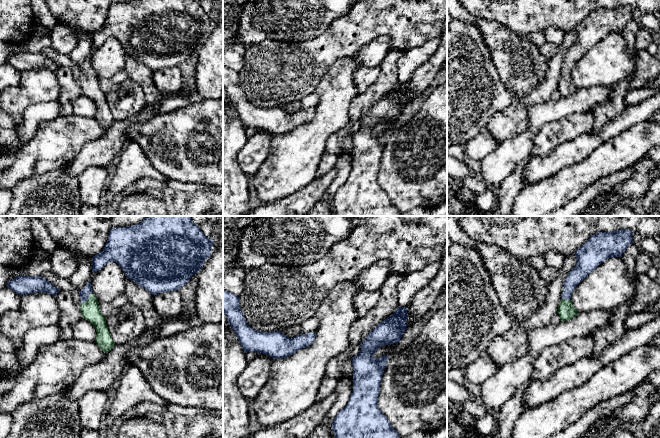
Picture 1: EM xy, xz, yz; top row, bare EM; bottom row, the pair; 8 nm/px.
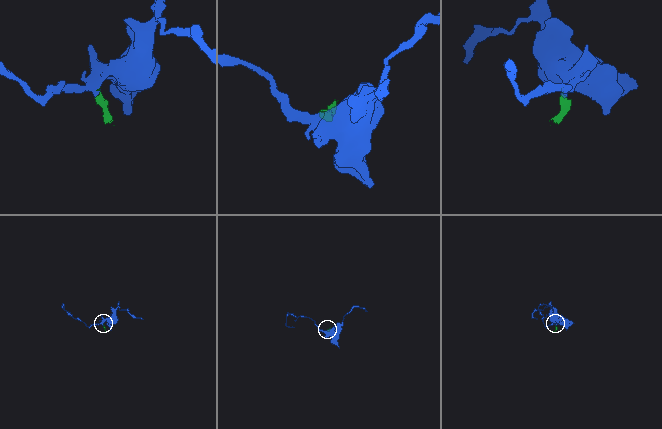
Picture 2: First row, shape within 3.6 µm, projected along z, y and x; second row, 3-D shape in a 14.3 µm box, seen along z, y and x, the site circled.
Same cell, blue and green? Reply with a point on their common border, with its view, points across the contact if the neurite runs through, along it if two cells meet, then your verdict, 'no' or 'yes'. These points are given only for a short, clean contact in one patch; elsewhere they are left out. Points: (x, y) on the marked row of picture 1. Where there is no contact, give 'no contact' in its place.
meets blue in xy at (87, 299); runs through xy (87, 290), (87, 299), (90, 310); yes

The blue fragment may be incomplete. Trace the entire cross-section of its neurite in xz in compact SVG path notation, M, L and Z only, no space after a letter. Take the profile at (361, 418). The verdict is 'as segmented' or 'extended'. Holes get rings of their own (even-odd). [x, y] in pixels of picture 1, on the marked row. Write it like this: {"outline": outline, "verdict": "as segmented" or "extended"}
{"outline": "M400 307L380 322L368 336L361 342L361 350L352 358L353 365L353 393L347 405L336 415L332 421L332 430L335 438L400 438L391 423L378 408L378 395L380 384L388 360L388 354L375 359L374 353L383 345L396 345L401 341L406 331L408 320L407 307Z", "verdict": "as segmented"}

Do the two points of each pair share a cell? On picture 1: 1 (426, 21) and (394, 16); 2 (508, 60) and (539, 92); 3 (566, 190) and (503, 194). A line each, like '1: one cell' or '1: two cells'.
1: one cell
2: two cells
3: two cells

